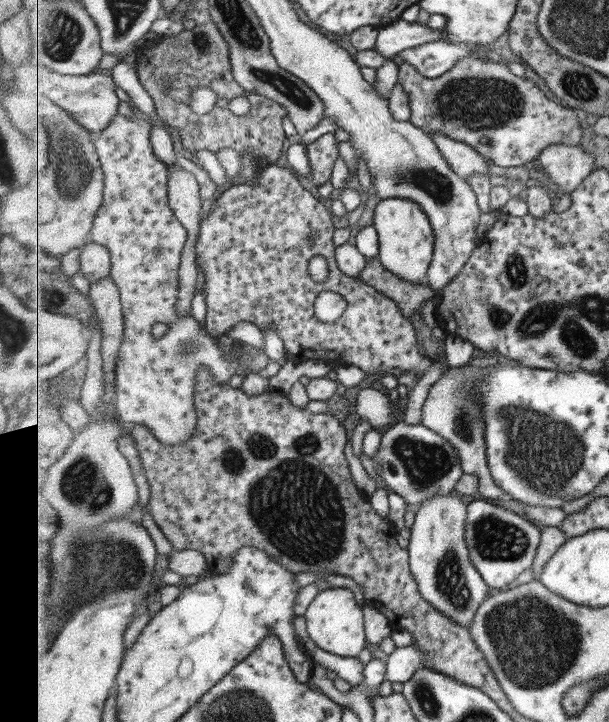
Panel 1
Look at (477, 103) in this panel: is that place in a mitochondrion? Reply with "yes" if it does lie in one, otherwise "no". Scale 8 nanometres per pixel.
yes

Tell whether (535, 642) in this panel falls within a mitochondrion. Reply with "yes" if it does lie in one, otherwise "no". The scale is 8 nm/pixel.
yes

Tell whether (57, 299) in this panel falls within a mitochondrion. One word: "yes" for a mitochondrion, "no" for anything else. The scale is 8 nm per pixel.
yes

